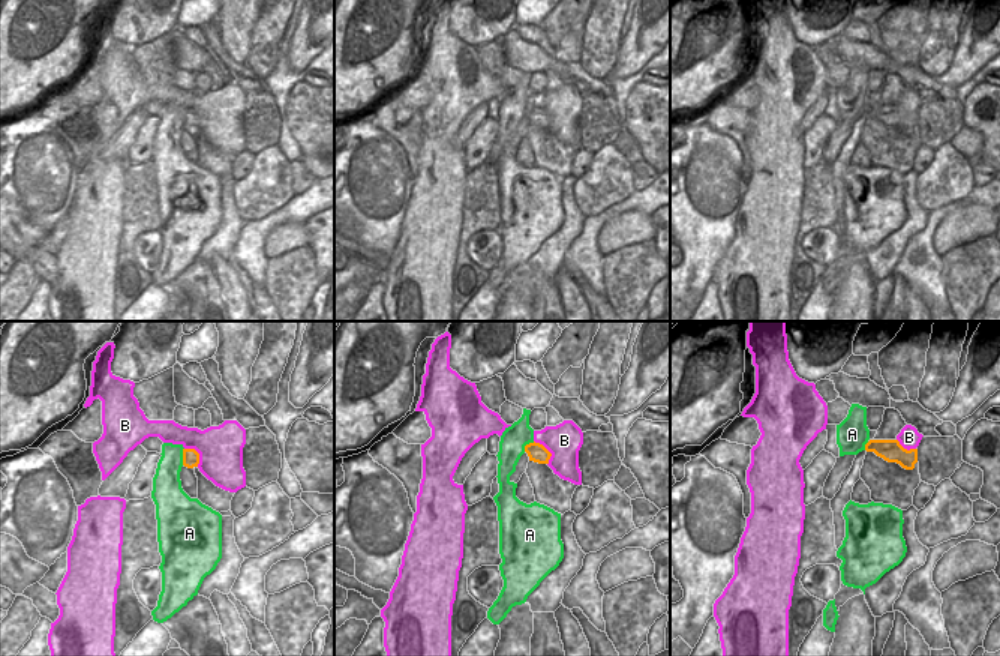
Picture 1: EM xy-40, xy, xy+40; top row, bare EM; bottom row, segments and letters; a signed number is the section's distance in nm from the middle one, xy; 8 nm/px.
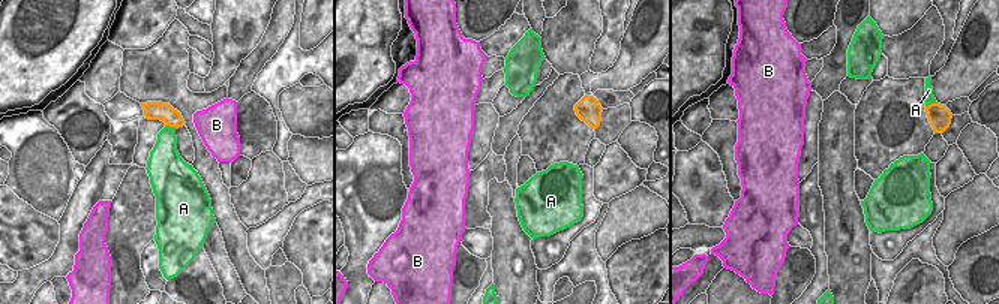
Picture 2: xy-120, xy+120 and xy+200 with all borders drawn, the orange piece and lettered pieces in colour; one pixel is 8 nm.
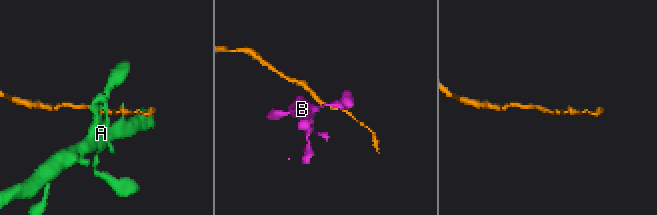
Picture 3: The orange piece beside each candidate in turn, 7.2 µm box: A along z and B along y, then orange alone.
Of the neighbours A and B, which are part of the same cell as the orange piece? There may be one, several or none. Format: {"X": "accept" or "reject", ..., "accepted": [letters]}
{"A": "reject", "B": "reject", "accepted": []}

